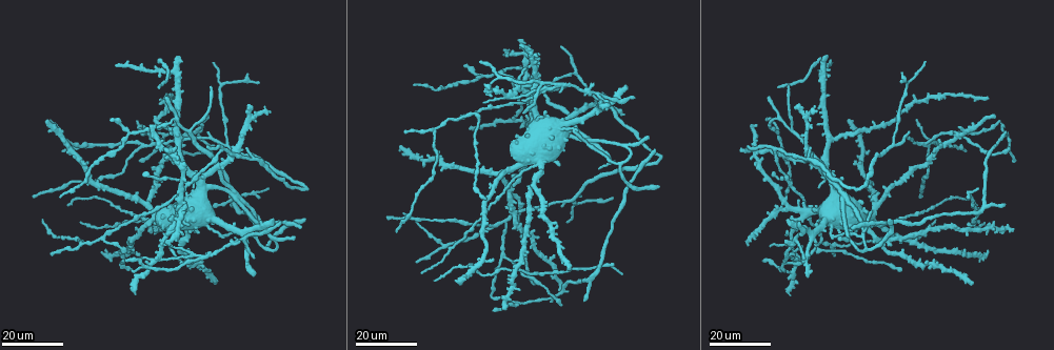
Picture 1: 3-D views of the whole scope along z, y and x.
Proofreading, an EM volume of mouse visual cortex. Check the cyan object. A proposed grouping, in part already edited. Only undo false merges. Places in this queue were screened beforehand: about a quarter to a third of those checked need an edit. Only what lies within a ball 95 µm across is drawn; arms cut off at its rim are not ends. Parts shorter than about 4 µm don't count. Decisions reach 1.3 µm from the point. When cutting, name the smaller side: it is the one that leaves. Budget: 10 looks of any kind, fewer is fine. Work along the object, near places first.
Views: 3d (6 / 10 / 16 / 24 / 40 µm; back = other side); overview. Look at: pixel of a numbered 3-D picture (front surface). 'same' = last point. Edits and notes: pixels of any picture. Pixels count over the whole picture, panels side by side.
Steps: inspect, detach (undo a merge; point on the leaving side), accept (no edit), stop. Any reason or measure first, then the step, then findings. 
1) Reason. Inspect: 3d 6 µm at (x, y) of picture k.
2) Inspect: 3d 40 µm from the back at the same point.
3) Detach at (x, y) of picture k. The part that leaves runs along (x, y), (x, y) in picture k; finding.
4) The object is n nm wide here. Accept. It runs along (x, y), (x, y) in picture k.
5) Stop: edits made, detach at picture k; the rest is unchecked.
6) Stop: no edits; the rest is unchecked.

Calibre changes. Inspect: 3d 16 µm at (256, 192) of picture 1.

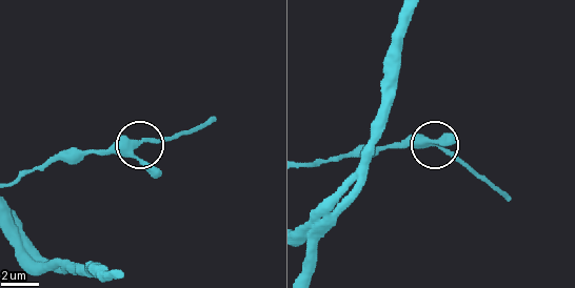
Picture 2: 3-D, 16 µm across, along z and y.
Zoom in. Inspect: 3d 10 µm at (143, 143) of picture 2.

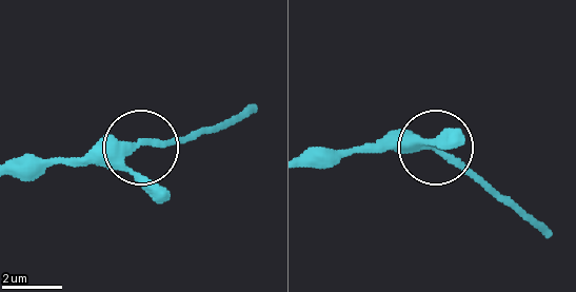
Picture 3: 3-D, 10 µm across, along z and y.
Accept. It runs along (12, 171), (118, 163), (147, 143), (198, 133) in picture 3; continuous, no second cell.

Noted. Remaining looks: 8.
Three-way junction. Inspect: 3d 24 µm at (518, 89) of picture 1.

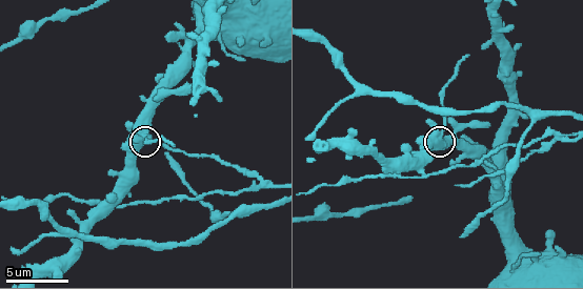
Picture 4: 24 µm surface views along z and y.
Inspect: 3d 10 µm at (440, 132) of picture 4.

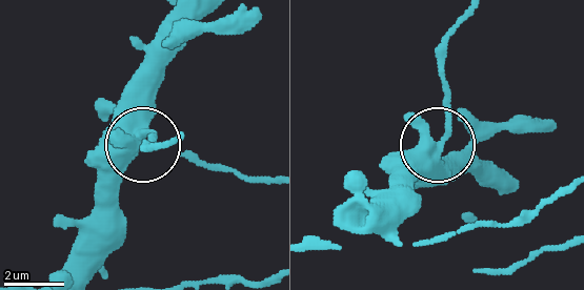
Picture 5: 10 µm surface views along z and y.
The object is 360 nm wide here. Accept. It runs along (501, 190), (438, 156), (441, 53) in picture 5; one cell here.

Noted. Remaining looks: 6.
Four arms meet. Inspect: 3d 6 µm at (263, 182) of picture 4.

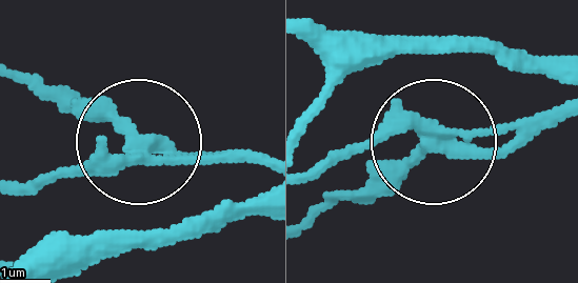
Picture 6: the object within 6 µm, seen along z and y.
Inspect: 3d 6 µm from the back at (138, 137) of picture 6.

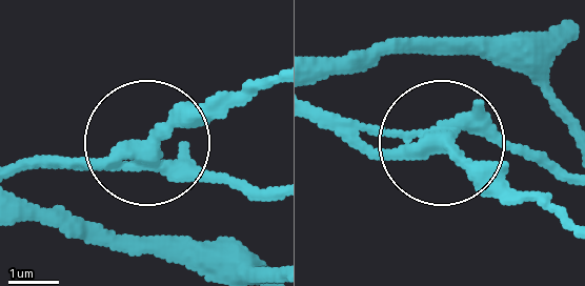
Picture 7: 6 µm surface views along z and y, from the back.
Accept. It runs along (273, 183), (235, 183), (155, 150), (243, 87) in picture 7; all the same cell.

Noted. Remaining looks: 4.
A fork. Inspect: 3d 24 µm at (596, 93) of picture 1.

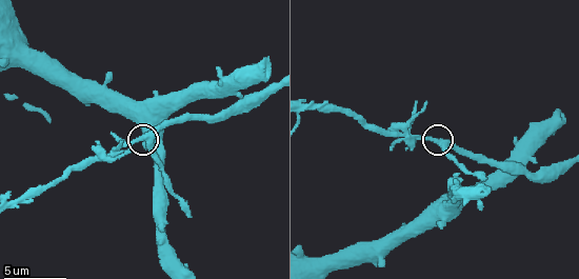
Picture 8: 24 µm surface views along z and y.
Inspect: 3d 6 µm at (149, 143) of picture 8.

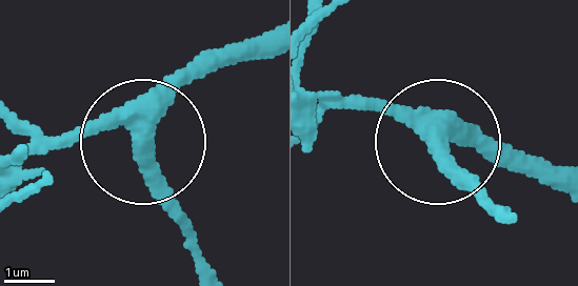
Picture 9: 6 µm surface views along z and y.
Inspect: 3d 6 µm from the back at (142, 132) of picture 9.

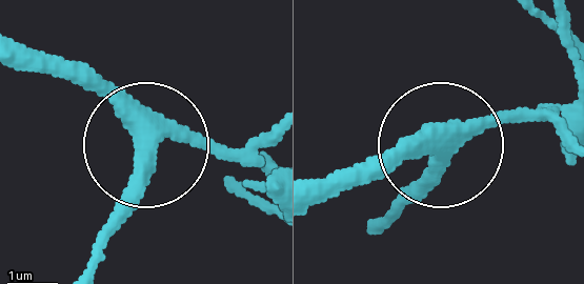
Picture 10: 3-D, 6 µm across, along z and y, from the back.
The object is 380 nm wide here. Accept. It runs along (26, 53), (88, 85), (147, 148), (147, 186), (105, 232) in picture 10; continuous, no second cell.

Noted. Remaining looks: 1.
Stop: no edits; the rest is unchecked.

